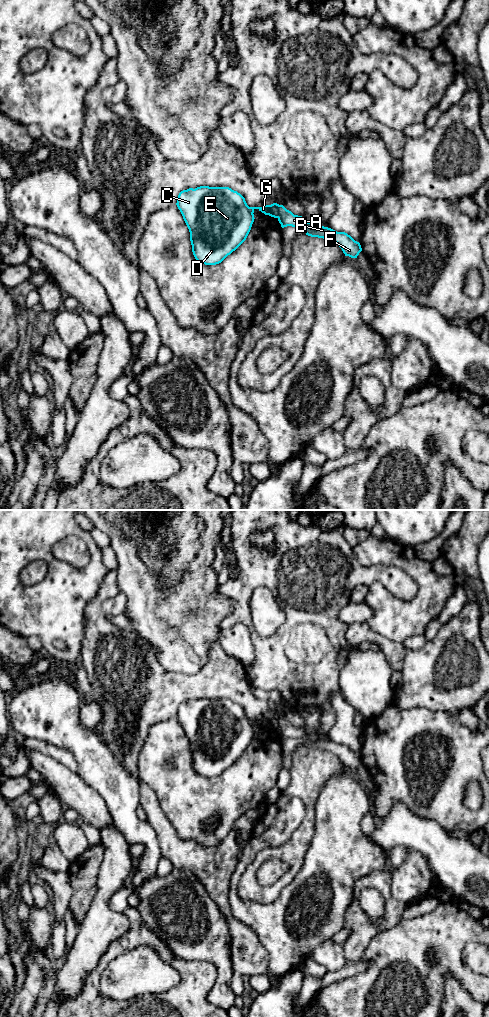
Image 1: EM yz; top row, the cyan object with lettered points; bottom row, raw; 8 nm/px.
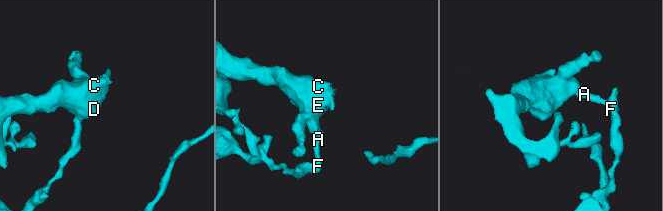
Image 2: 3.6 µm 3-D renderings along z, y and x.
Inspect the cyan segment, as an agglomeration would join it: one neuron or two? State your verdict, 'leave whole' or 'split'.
split

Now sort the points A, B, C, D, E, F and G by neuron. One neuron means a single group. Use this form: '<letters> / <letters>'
A B F / C D E G

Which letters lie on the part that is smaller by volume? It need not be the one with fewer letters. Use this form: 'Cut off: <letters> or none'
Cut off: C, D, E, G

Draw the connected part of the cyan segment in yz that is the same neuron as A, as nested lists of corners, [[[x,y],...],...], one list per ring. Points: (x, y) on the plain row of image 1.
[[[284,718],[279,721],[278,733],[282,740],[287,738],[301,739],[308,748],[323,750],[337,755],[345,768],[357,770],[362,763],[360,755],[355,753],[347,745],[337,744],[331,740],[308,734],[302,728],[294,727]]]

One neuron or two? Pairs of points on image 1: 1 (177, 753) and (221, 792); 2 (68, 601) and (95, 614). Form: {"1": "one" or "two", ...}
{"1": "one", "2": "two"}

